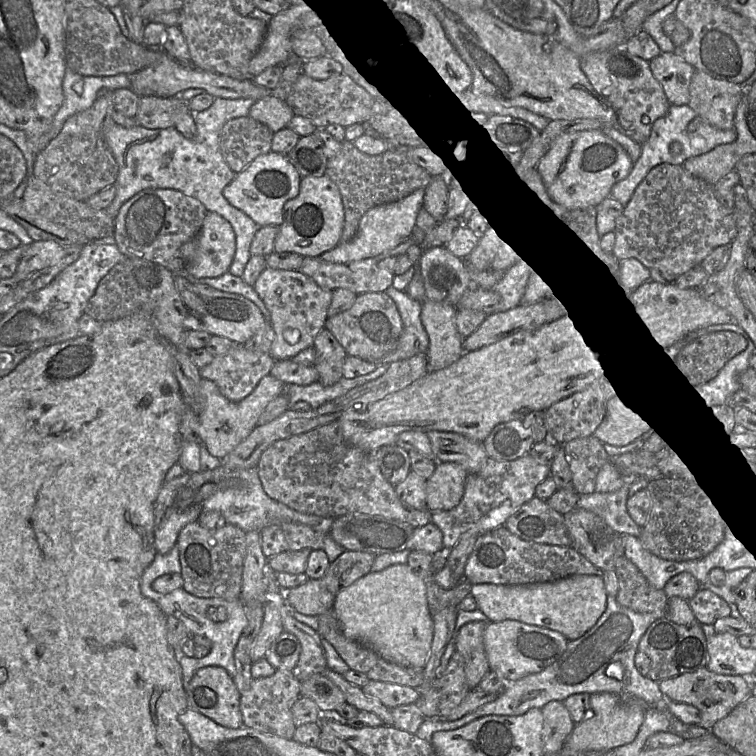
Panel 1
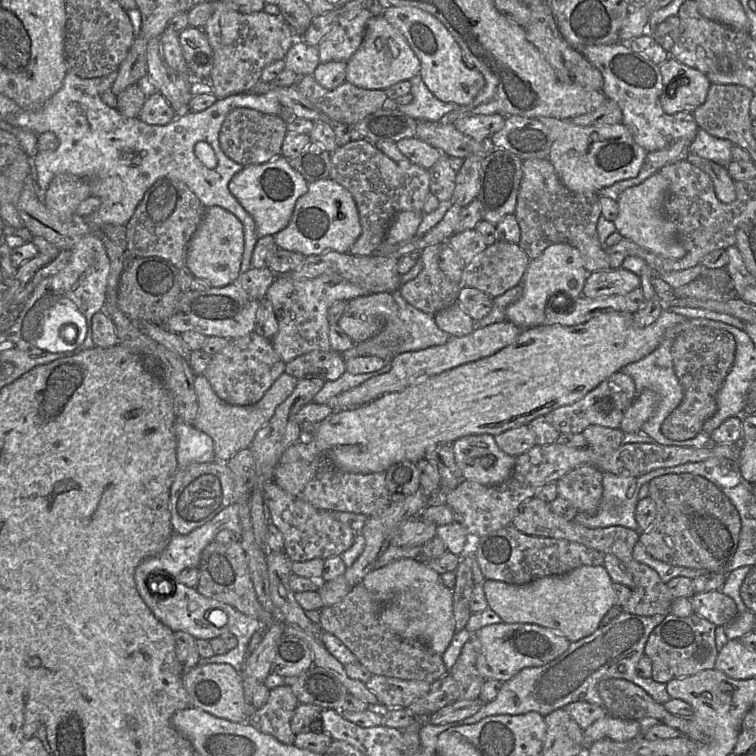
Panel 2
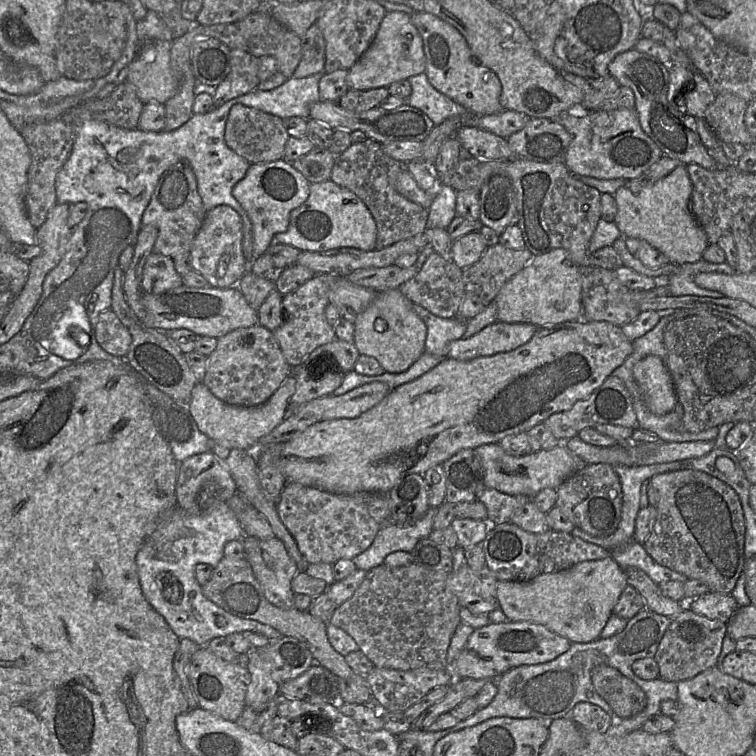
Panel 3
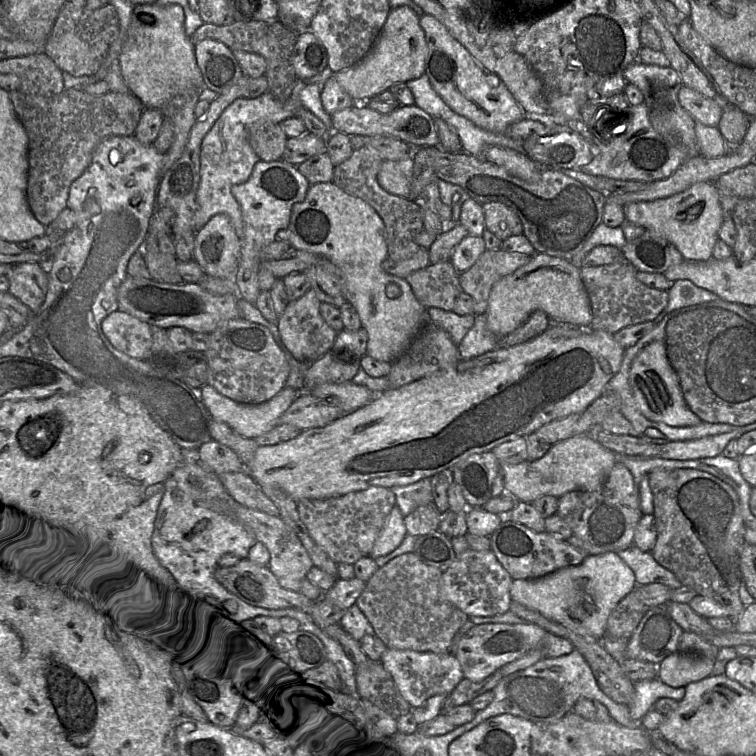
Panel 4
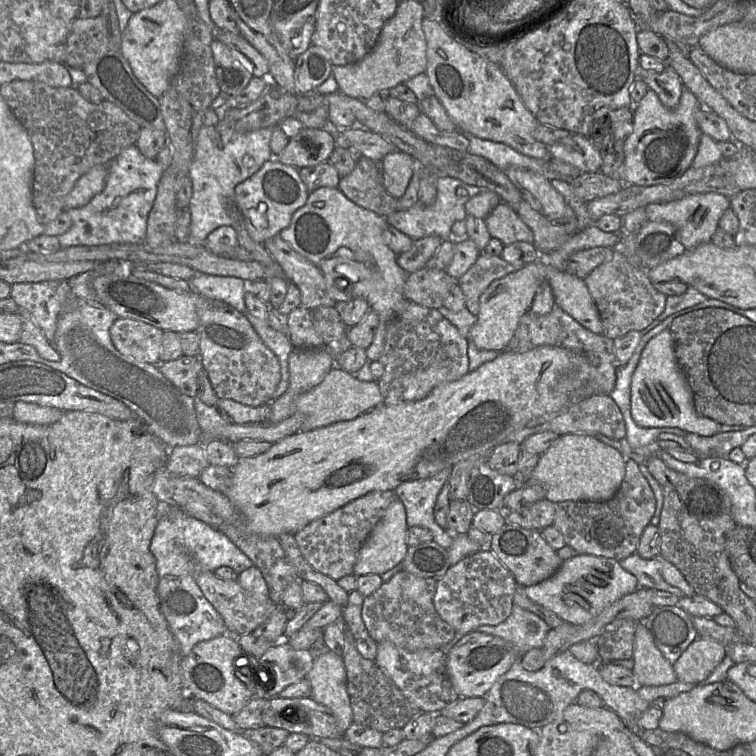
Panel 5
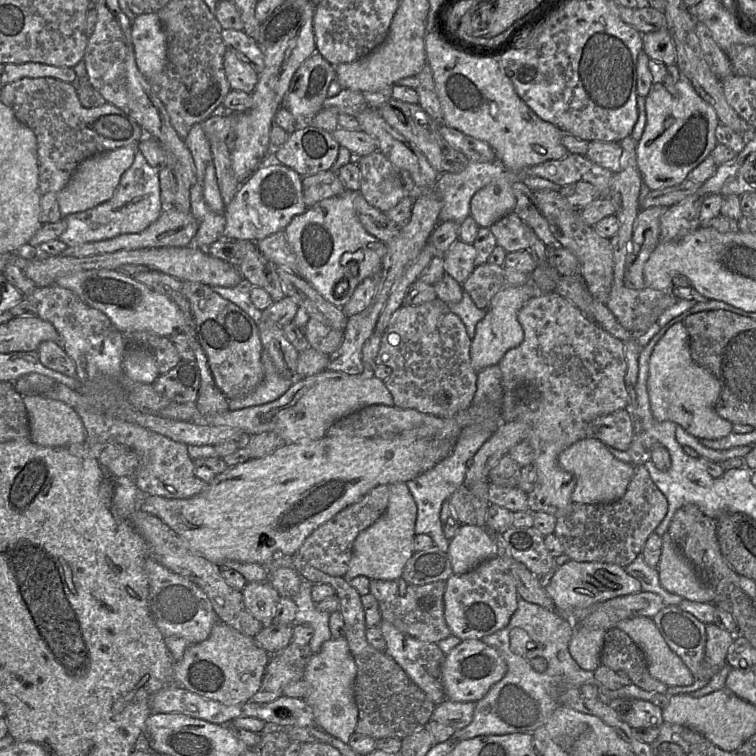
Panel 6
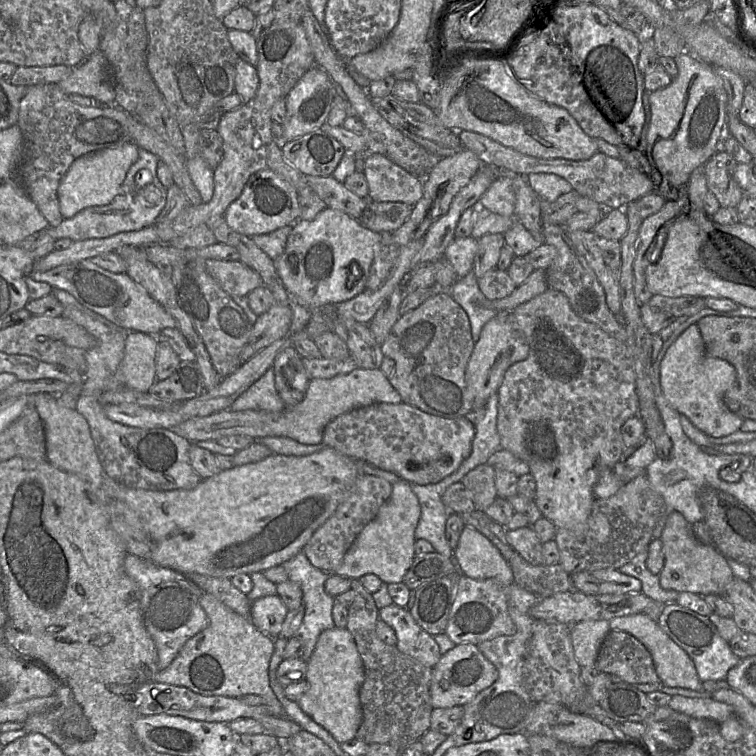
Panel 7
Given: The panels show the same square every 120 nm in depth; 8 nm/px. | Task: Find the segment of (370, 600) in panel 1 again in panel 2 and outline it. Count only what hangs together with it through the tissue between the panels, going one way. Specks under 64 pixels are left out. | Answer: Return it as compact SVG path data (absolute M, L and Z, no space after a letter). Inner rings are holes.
M412 558L394 560L365 575L363 586L381 602L380 621L405 640L413 640L442 655L454 632L453 594L445 586L440 574Z

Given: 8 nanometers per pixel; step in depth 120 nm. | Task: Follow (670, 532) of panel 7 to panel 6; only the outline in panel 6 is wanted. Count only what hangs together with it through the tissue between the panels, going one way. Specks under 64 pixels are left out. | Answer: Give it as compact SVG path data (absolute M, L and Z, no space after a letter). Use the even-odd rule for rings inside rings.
M668 532L661 538L662 550L657 567L661 586L689 601L713 603L713 588L700 579L693 565L677 548Z

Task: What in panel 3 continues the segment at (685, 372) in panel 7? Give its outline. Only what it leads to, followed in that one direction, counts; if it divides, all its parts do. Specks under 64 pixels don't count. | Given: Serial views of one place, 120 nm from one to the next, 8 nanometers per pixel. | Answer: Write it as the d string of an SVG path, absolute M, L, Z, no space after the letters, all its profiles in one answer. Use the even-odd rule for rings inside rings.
M646 356L635 364L633 376L651 412L664 415L674 410L678 398L672 376L661 358Z

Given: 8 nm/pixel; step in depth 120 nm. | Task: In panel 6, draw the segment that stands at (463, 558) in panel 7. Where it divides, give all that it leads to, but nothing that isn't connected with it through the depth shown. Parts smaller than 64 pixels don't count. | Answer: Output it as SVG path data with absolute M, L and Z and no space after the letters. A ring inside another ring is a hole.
M474 524L461 525L448 547L455 574L466 573L496 554L496 539L486 527Z

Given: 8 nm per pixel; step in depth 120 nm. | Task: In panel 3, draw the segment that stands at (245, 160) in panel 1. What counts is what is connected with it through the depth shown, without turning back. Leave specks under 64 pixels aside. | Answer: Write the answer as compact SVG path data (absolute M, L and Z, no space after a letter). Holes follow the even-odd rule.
M240 104L231 108L224 133L227 146L250 164L268 163L283 159L285 145L289 137L283 119Z

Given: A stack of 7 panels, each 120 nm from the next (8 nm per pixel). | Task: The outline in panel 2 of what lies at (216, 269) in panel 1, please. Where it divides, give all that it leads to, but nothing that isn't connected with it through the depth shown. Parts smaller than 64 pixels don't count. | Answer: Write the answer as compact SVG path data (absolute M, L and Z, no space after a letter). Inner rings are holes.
M220 206L206 208L202 222L192 236L186 255L186 266L196 278L207 280L211 287L224 287L236 282L244 250L241 221Z

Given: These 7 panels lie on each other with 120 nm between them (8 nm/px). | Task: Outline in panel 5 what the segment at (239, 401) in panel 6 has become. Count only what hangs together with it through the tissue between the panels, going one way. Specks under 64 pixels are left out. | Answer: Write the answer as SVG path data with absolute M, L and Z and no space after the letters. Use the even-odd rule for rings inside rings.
M249 312L244 313L245 317L252 324L263 343L277 356L280 363L280 382L273 394L273 400L280 398L289 387L289 358L294 350L288 336L271 328Z

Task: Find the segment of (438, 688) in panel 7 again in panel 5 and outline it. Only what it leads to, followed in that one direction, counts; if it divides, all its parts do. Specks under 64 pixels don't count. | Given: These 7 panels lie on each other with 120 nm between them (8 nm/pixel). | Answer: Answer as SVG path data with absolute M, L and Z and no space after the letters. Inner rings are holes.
M473 631L465 634L447 655L447 672L459 697L484 697L494 682L507 672L517 653L502 638Z

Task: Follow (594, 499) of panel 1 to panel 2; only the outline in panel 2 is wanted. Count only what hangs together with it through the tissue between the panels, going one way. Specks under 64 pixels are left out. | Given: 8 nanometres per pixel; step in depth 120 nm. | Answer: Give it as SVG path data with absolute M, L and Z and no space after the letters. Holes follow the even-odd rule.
M671 467L659 468L639 477L622 477L604 472L603 495L596 514L578 512L574 521L589 528L622 526L638 531L635 513L641 487L656 477L672 474Z

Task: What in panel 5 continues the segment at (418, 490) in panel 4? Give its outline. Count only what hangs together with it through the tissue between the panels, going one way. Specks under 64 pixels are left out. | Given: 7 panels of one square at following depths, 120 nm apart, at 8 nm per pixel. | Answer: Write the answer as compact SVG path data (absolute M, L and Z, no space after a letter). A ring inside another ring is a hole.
M447 467L429 478L404 482L393 490L395 497L405 506L408 527L427 528L433 534L433 540L446 550L452 544L454 535L437 524L433 509L451 471L452 467Z

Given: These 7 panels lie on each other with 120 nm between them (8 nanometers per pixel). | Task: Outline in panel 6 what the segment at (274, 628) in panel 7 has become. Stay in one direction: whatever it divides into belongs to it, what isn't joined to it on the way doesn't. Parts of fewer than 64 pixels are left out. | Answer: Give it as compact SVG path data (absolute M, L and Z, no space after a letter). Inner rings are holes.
M268 580L265 582L247 582L242 594L247 610L264 627L271 625L280 598L279 593L271 583Z

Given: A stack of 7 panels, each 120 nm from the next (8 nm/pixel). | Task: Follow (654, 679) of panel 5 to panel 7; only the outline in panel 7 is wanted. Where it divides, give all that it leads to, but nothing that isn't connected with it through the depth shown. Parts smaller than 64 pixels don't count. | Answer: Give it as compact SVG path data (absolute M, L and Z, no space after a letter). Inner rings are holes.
M639 613L613 618L609 621L609 625L611 631L627 632L645 646L652 656L656 673L664 686L689 690L700 689L701 681L692 659L678 644L663 632L657 621L648 614Z

